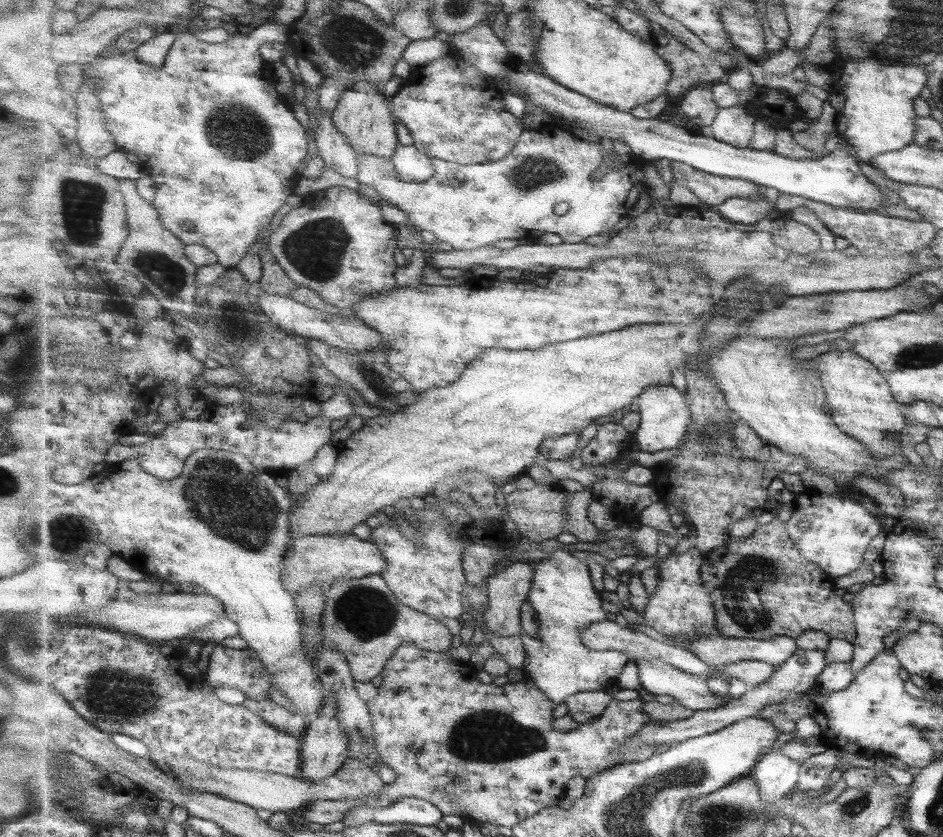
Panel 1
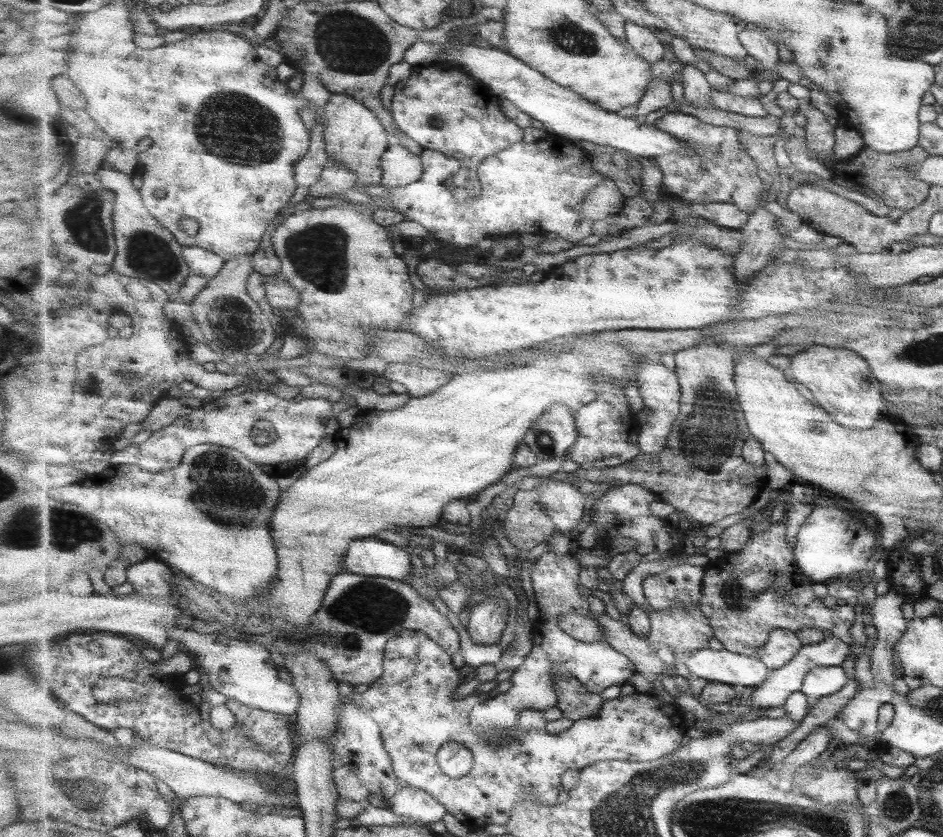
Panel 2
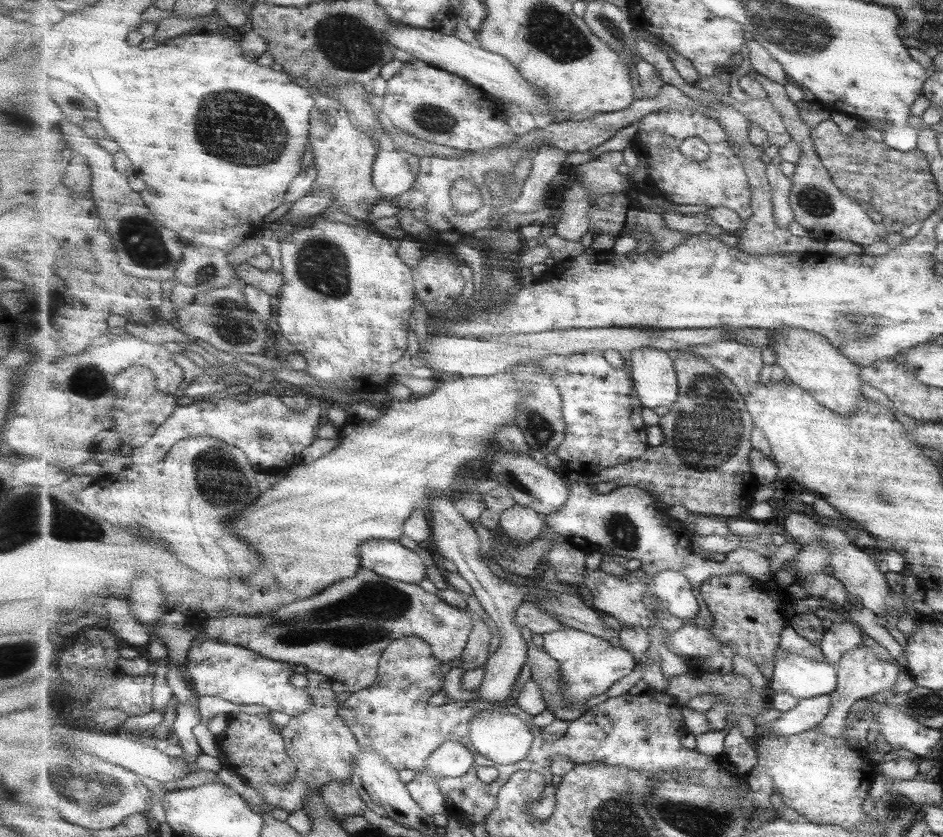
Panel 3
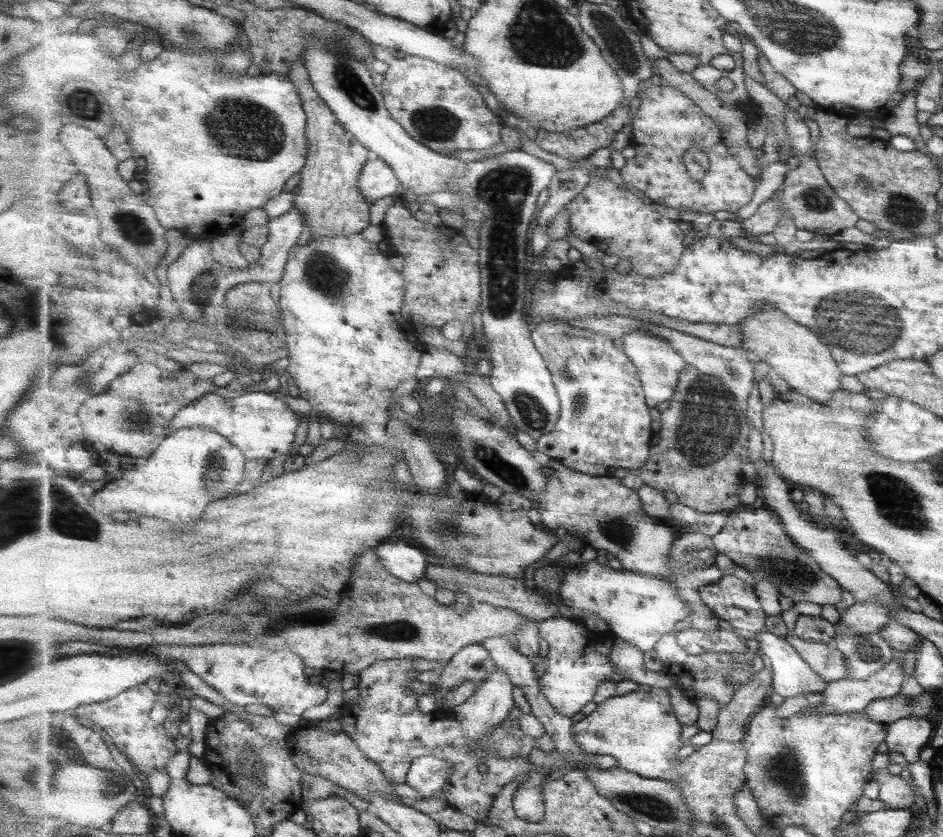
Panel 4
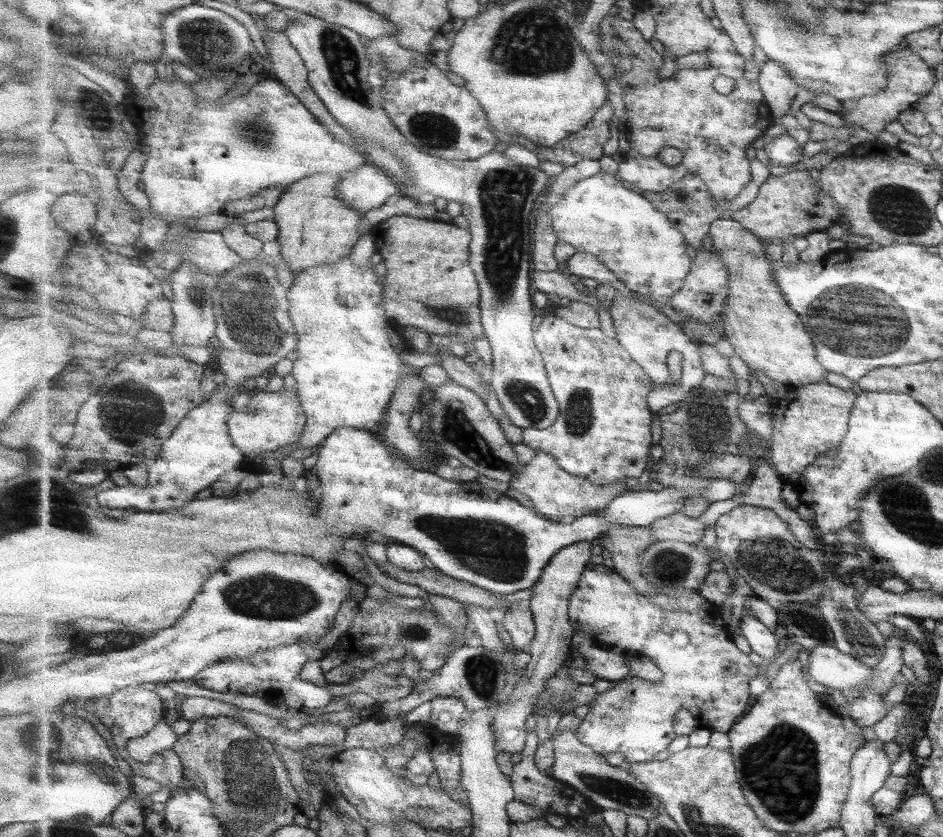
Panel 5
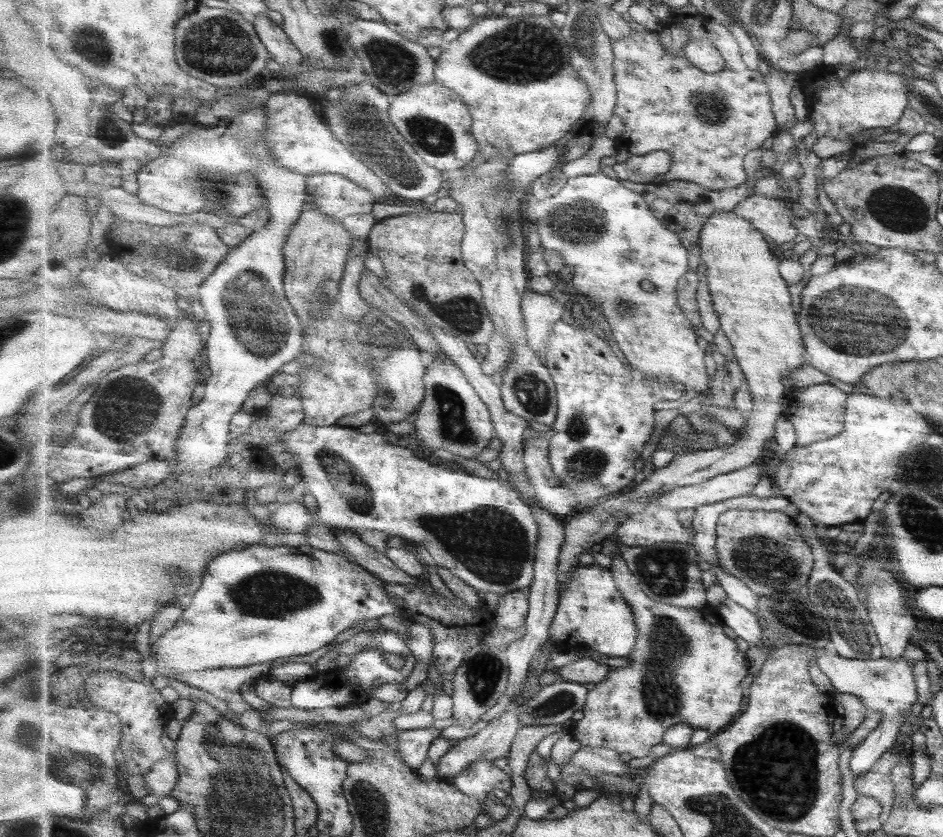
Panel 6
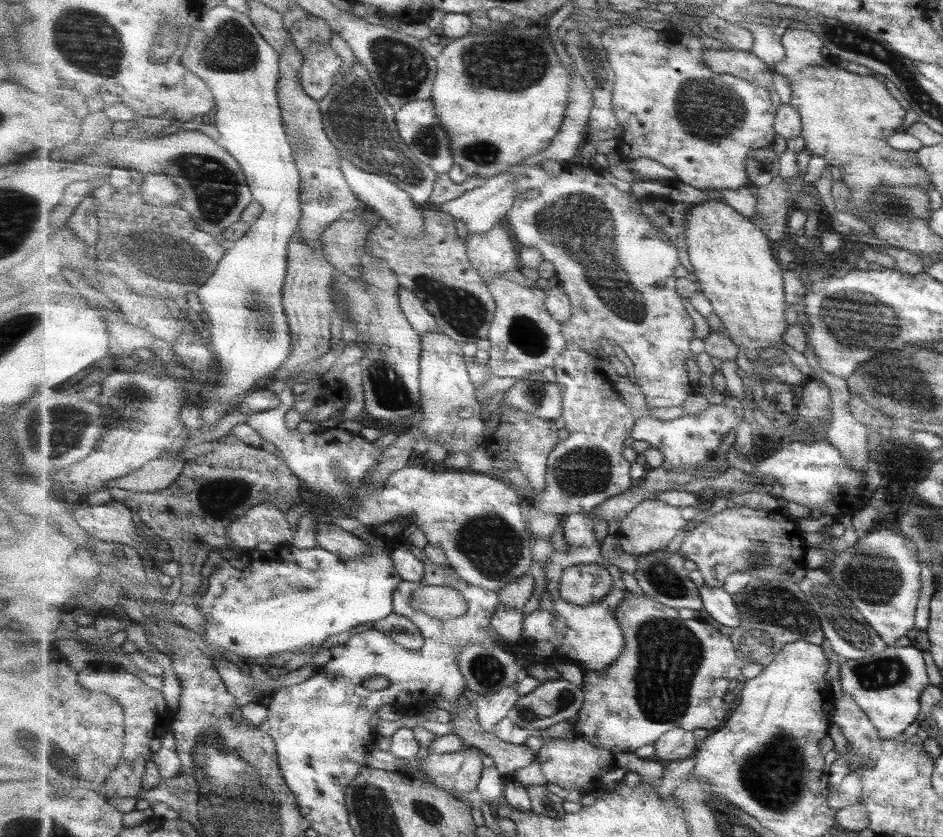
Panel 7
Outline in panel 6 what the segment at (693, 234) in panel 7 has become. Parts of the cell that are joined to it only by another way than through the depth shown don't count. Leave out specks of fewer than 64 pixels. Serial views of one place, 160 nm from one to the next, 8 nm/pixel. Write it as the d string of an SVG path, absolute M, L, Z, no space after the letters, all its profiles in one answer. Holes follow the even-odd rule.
M715 211L701 229L699 246L701 262L706 266L707 284L720 319L720 330L731 341L736 360L744 371L753 395L753 412L741 431L741 437L732 445L674 456L668 465L655 468L638 485L606 498L584 513L574 513L573 518L564 526L565 541L557 571L559 592L563 592L567 580L573 576L572 570L581 565L578 563L578 556L585 554L586 550L591 551L594 544L601 544L611 534L616 534L630 502L655 500L675 488L703 484L710 478L741 470L757 462L765 442L775 434L778 418L786 414L792 404L784 378L810 361L799 314L795 314L791 306L790 284L780 273L780 260L773 254L765 235L752 222L733 211Z

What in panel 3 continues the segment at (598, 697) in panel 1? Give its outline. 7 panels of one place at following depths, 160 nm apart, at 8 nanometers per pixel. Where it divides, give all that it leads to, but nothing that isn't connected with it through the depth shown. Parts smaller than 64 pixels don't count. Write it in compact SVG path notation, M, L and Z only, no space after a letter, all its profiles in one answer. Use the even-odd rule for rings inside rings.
M523 629L523 636L529 642L528 662L532 678L542 688L547 709L564 721L574 721L588 712L585 701L575 704L568 702L562 693L561 665L557 663L542 647L533 644L533 633Z

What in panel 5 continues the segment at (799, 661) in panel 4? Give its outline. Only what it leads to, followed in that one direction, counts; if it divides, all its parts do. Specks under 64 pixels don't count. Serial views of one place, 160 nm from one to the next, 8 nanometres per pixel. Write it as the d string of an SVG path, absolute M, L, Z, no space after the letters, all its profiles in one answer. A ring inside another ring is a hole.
M744 614L740 621L740 632L748 641L753 653L763 660L773 659L779 648L779 636L757 617Z

